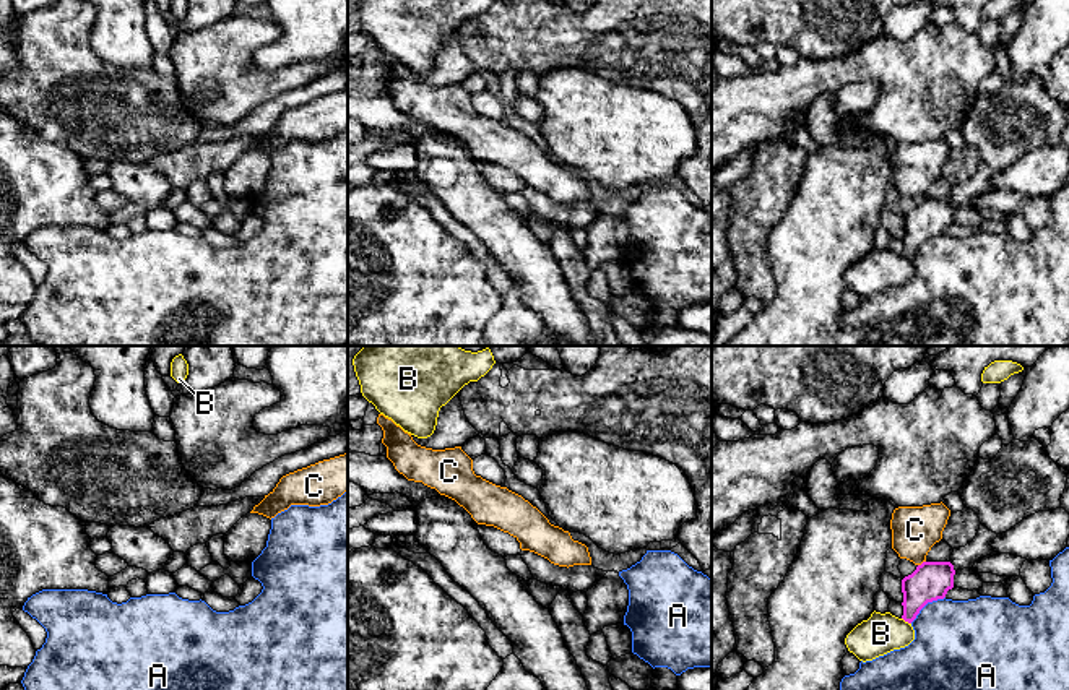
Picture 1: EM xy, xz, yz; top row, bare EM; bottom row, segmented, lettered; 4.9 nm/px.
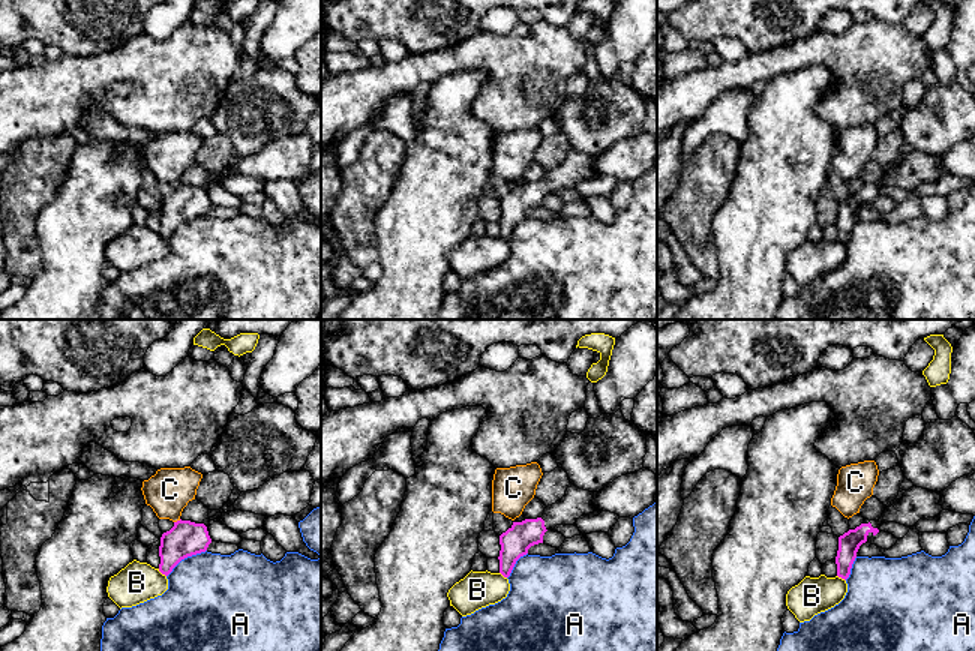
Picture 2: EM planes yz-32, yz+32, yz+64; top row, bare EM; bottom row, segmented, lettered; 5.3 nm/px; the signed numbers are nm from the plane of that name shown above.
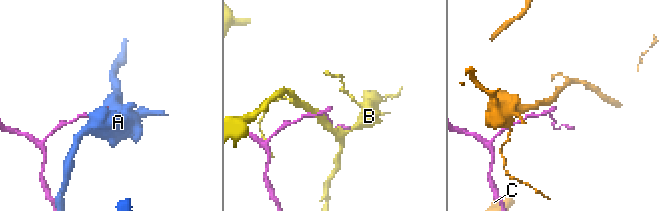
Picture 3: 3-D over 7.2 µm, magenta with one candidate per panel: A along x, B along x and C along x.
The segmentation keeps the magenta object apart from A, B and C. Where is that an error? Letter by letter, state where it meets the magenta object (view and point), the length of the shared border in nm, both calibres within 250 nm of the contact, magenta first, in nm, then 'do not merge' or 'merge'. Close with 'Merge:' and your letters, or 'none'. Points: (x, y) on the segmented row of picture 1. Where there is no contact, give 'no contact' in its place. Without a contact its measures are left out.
A: meets magenta in yz at (926, 603); contact 220 nm long; 190 nm thick on the magenta side, 420 nm on the other; do not merge
B: meets magenta in yz at (907, 620); contact 60 nm long; 190 nm thick on the magenta side, 200 nm on the other; do not merge
C: meets magenta in yz at (923, 562); contact 50 nm long; 190 nm thick on the magenta side, 240 nm on the other; do not merge
Merge: none

